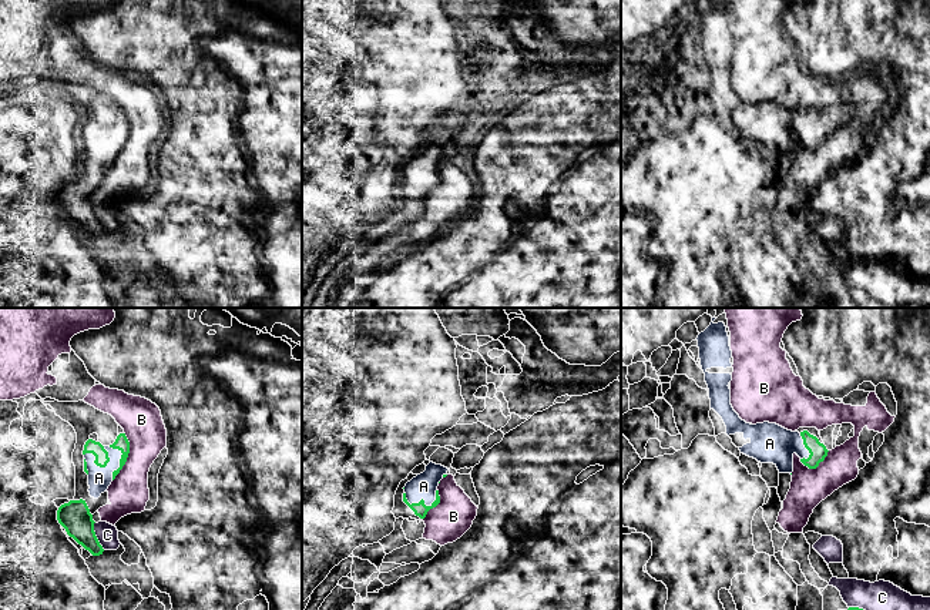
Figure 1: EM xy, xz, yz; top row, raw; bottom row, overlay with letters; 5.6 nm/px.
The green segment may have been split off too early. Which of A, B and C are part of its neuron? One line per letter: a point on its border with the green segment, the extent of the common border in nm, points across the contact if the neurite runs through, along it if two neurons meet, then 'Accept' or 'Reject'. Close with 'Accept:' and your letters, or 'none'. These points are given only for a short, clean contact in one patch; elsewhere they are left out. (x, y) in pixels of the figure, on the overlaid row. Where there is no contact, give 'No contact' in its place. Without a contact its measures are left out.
A: Touches green at xz (419, 502). Shared border 190 nm. Accept
B: Touches green at xy (127, 456). Shared border 280 nm. Reject
C: Touches green at xy (96, 536). Shared border 170 nm. Reject
Accept: A

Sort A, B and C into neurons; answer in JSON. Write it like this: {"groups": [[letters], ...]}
{"groups": [["A"], ["B", "C"]]}

